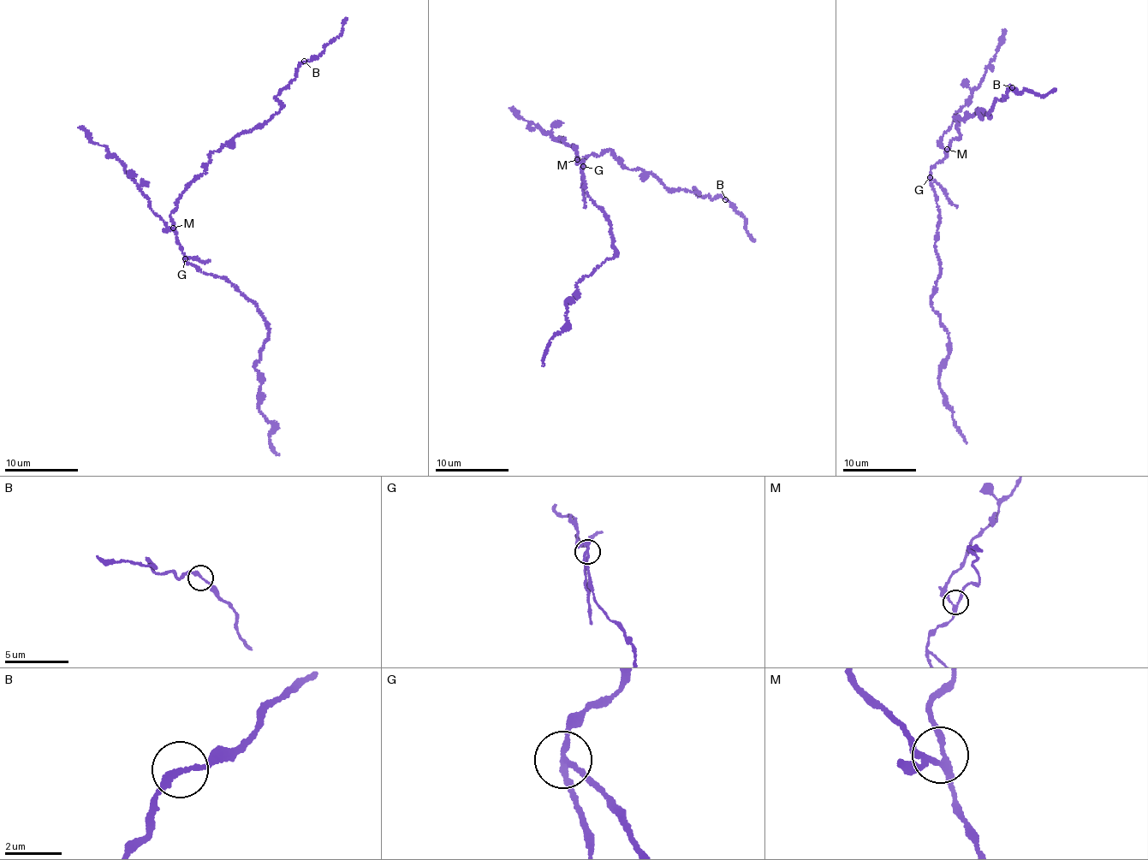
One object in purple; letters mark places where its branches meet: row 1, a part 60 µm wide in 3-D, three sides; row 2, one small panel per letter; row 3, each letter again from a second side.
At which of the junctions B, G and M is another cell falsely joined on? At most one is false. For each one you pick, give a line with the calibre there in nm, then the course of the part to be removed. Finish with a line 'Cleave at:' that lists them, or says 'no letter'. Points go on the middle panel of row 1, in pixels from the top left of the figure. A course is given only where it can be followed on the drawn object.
G: calibre 170 nm; course (583, 166), (581, 186), (585, 208)
Cleave at: G

